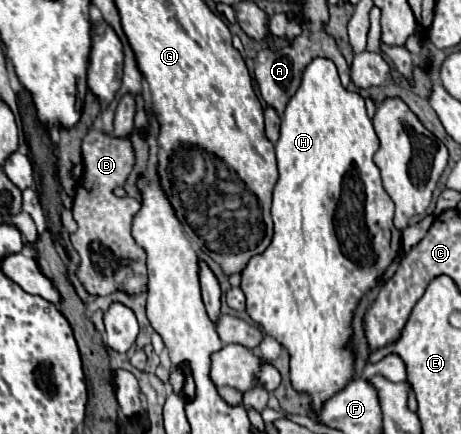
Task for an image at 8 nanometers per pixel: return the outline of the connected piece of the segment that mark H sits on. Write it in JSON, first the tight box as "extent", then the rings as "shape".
{"extent":[242,58,402,410],"shape":[[[314,58],[304,74],[302,74],[302,82],[300,88],[296,90],[296,94],[290,98],[290,102],[286,104],[284,116],[282,116],[282,126],[280,126],[280,138],[276,142],[276,160],[278,160],[278,172],[280,178],[276,182],[274,188],[274,200],[272,200],[272,218],[274,218],[274,238],[272,244],[268,246],[268,250],[260,256],[254,256],[248,266],[242,272],[242,292],[246,294],[246,312],[248,316],[258,322],[264,332],[272,338],[276,338],[290,354],[290,380],[292,386],[300,392],[308,392],[312,396],[312,408],[320,410],[322,402],[326,398],[330,398],[334,392],[342,390],[350,380],[352,380],[352,352],[348,348],[350,344],[350,320],[352,320],[352,312],[358,306],[360,298],[366,294],[366,290],[372,290],[376,286],[378,276],[388,268],[388,264],[396,258],[398,250],[400,250],[400,240],[402,234],[400,230],[394,226],[392,218],[394,218],[394,202],[390,200],[390,196],[386,194],[382,180],[380,180],[380,170],[374,164],[372,156],[378,150],[378,136],[372,128],[372,120],[366,114],[366,106],[364,106],[364,98],[356,92],[350,92],[342,86],[336,64],[330,58]]]}

